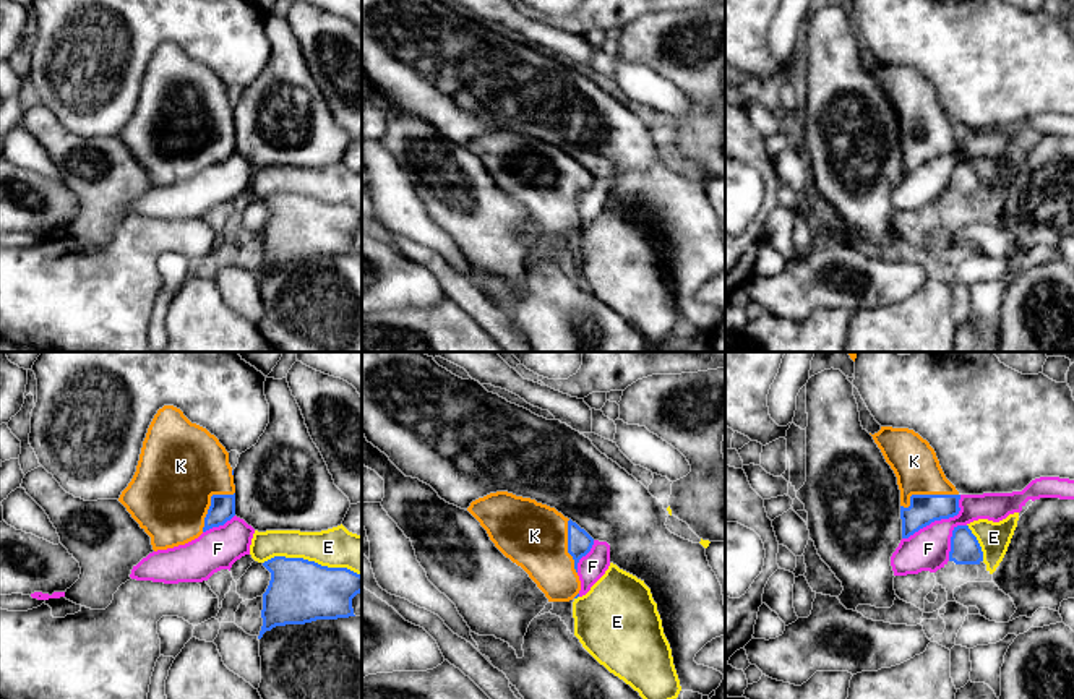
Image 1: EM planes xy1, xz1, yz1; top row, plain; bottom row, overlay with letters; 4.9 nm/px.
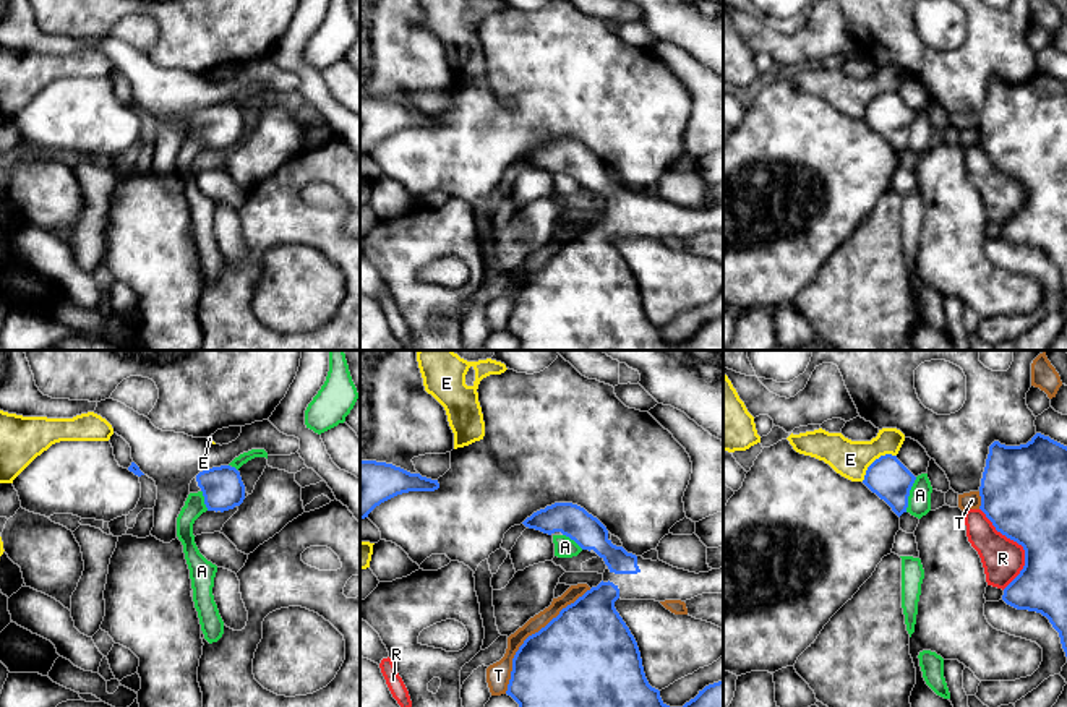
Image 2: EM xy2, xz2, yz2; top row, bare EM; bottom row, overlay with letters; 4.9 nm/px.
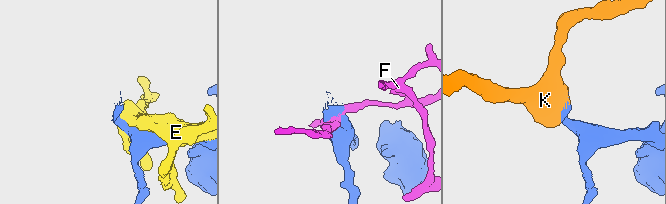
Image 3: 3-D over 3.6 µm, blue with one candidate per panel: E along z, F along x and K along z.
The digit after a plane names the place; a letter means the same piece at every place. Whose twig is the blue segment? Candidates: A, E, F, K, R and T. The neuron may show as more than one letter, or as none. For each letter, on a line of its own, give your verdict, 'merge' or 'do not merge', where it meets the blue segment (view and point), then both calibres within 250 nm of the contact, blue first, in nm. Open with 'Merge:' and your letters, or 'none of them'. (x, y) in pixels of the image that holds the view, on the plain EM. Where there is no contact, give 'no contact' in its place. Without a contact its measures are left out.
Merge: K
A: do not merge; meets blue in yz2 at (908, 132); 200 nm thick on the blue side, 110 nm on the other
E: do not merge; meets blue in xy1 at (312, 198); 320 nm thick on the blue side, 200 nm on the other
F: do not merge; meets blue in yz1 at (938, 156); 150 nm thick on the blue side, 200 nm on the other
K: merge; meets blue in yz1 at (925, 132); 150 nm thick on the blue side, 220 nm on the other
R: do not merge; meets blue in yz2 at (1020, 180); 440 nm thick on the blue side, 200 nm on the other
T: do not merge; meets blue in xz2 at (532, 271); 500 nm thick on the blue side, 110 nm on the other

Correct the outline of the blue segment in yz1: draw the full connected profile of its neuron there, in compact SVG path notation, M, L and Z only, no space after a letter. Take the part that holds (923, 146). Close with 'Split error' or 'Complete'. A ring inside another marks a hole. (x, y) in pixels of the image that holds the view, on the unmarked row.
M881 63L881 66L871 73L897 114L900 127L902 175L909 175L934 157L959 151L960 131L946 115L936 89L926 76L913 66L892 63Z. Split error

